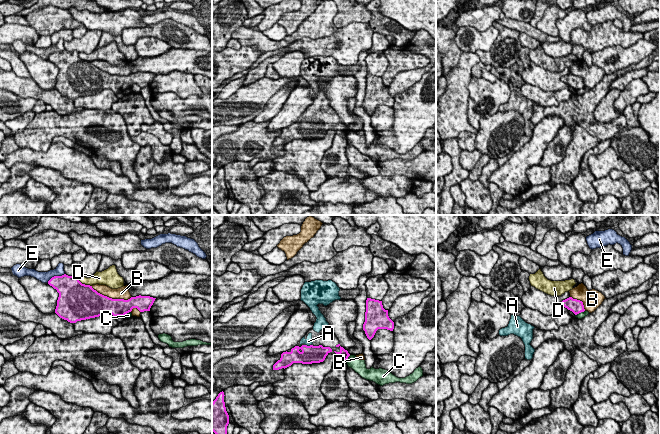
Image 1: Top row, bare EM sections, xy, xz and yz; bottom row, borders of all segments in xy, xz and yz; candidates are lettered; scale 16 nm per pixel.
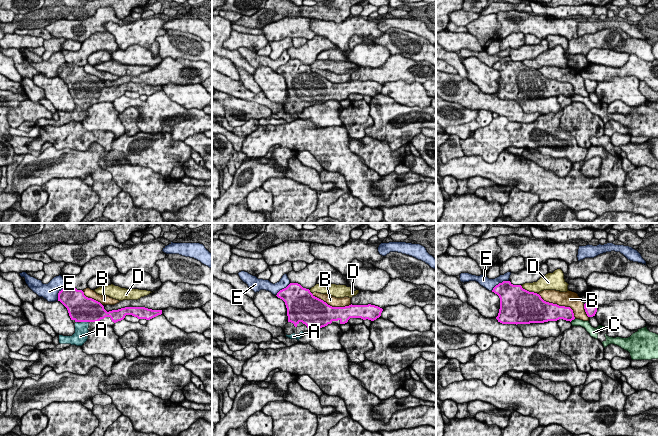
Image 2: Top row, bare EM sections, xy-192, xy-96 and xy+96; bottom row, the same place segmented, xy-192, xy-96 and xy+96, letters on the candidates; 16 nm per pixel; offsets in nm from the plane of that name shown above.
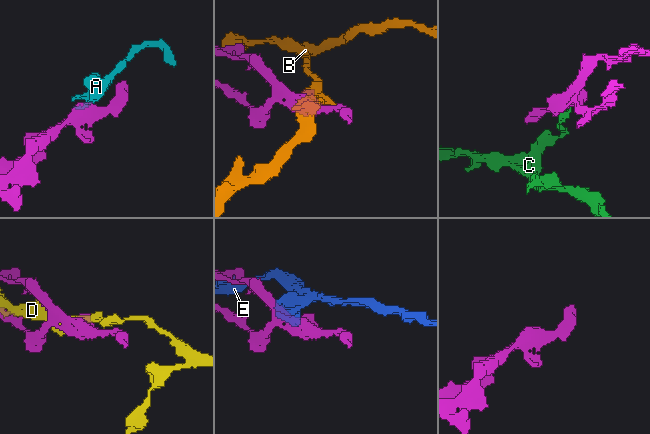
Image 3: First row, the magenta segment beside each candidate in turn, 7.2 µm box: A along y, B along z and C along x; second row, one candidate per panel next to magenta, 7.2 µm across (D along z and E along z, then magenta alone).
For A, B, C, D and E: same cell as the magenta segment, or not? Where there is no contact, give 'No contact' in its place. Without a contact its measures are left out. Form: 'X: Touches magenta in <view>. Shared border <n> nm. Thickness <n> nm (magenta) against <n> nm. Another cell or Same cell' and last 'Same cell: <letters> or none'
A: Touches magenta in xz. Shared border 130 nm. Thickness 280 nm (magenta) against 120 nm. Another cell
B: Touches magenta in xy. Shared border 700 nm. Thickness 360 nm (magenta) against 190 nm. Another cell
C: Touches magenta in yz. Shared border 180 nm. Thickness 220 nm (magenta) against 100 nm. Another cell
D: Touches magenta in xy. Shared border 260 nm. Thickness 500 nm (magenta) against 190 nm. Another cell
E: Touches magenta in xy. Shared border 320 nm. Thickness 360 nm (magenta) against 180 nm. Another cell
Same cell: none

